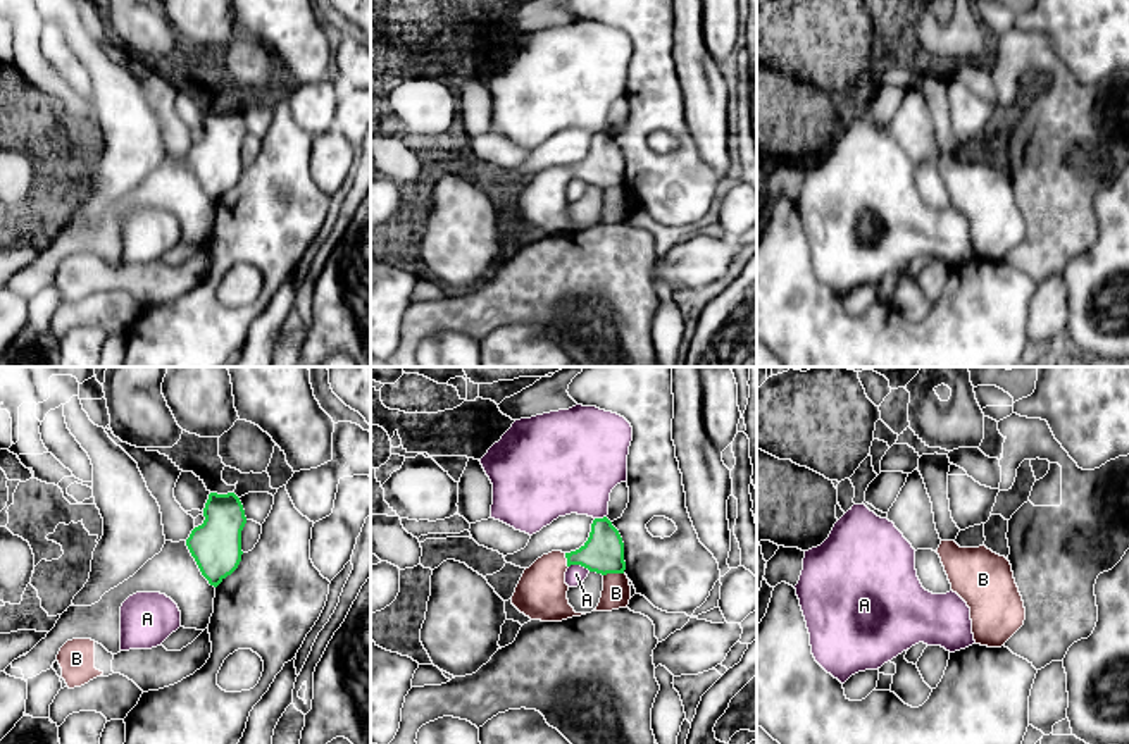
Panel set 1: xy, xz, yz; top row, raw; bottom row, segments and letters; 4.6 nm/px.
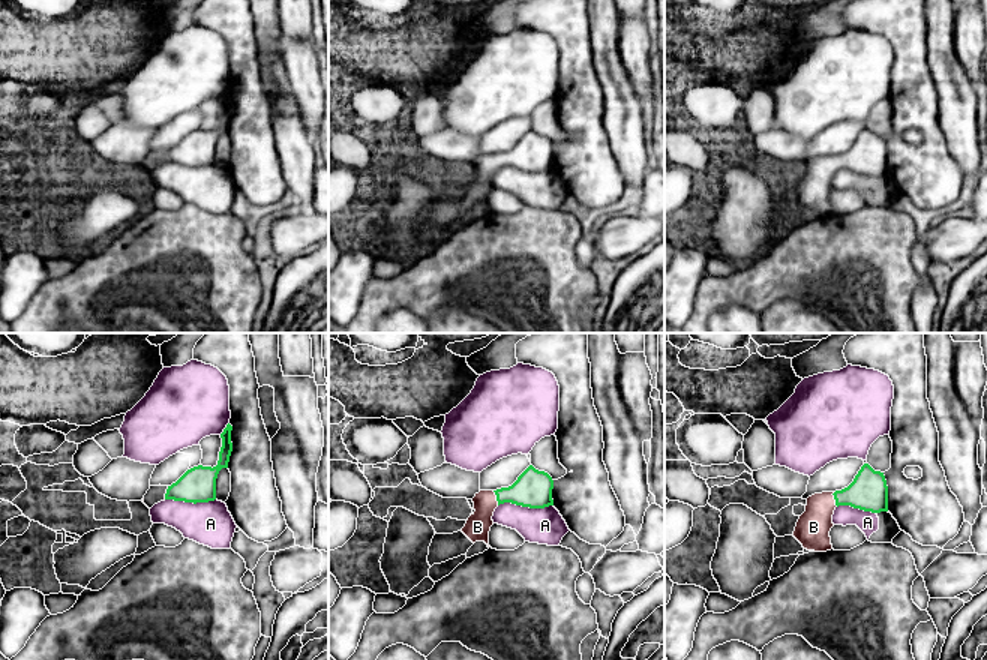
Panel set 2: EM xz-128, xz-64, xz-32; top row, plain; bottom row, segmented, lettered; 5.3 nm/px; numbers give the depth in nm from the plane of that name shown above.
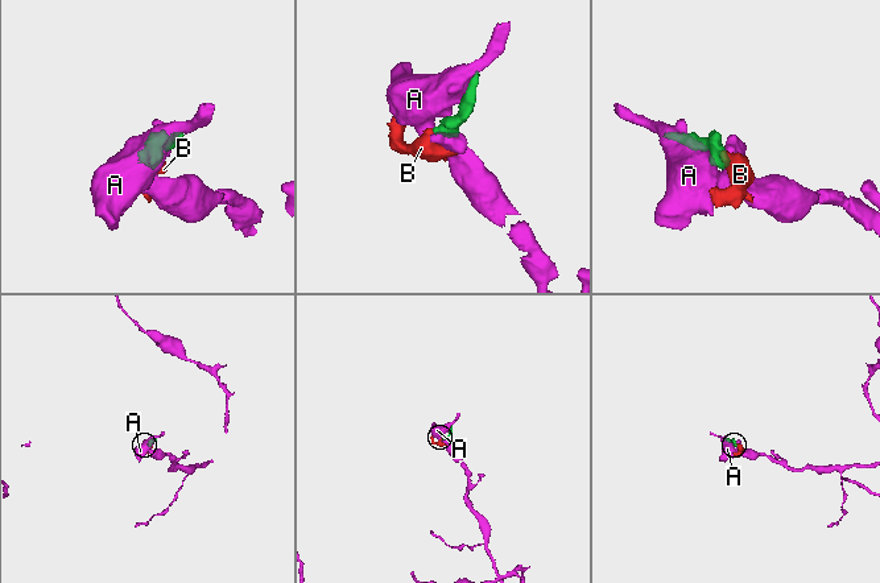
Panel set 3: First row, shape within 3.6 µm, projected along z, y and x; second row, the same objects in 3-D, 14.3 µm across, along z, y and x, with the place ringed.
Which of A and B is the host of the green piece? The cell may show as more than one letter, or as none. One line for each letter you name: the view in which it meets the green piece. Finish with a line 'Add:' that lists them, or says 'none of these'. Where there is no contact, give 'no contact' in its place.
B: meets green in xz
Add: B

